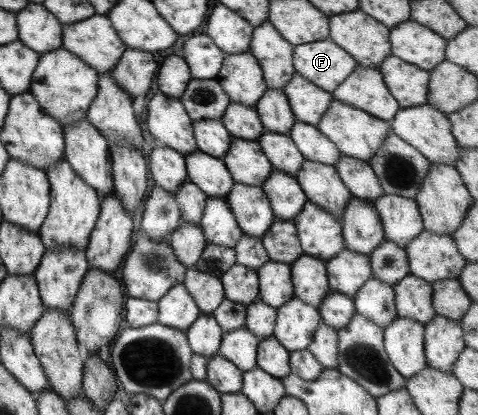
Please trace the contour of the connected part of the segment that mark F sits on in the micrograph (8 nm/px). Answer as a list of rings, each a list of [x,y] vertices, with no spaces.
[[[327,38],[293,47],[292,66],[301,78],[332,93],[353,72],[357,63]]]

